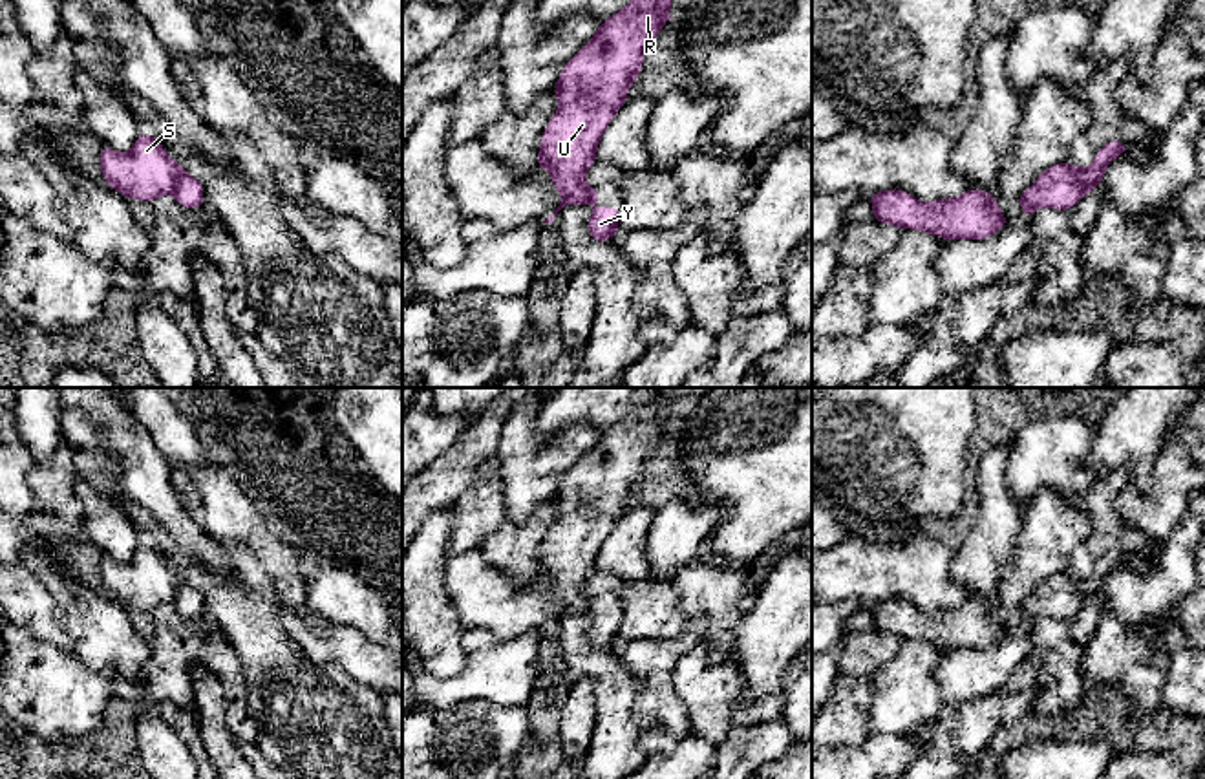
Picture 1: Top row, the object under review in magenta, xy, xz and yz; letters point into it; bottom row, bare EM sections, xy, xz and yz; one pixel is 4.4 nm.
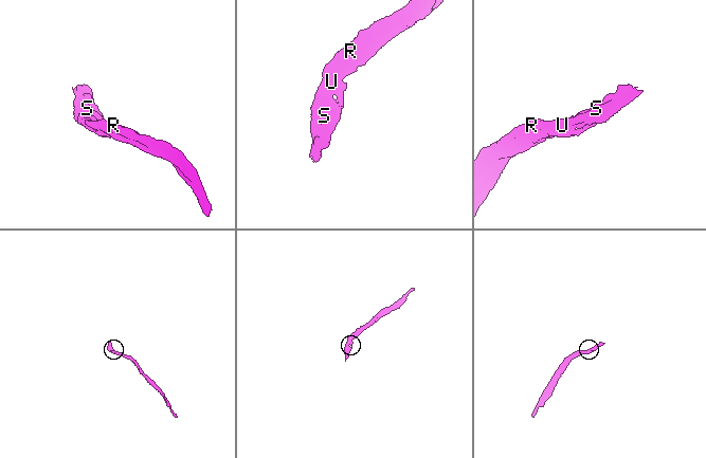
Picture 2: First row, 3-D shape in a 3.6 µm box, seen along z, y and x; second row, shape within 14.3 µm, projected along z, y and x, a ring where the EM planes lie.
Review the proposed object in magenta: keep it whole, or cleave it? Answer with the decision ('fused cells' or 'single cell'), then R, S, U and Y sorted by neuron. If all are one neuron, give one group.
single cell | R S U Y

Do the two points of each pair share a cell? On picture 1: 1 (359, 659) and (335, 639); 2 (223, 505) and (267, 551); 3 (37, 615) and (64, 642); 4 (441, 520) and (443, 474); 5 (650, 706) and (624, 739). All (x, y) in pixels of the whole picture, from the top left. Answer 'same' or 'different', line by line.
1: same
2: same
3: same
4: different
5: different

